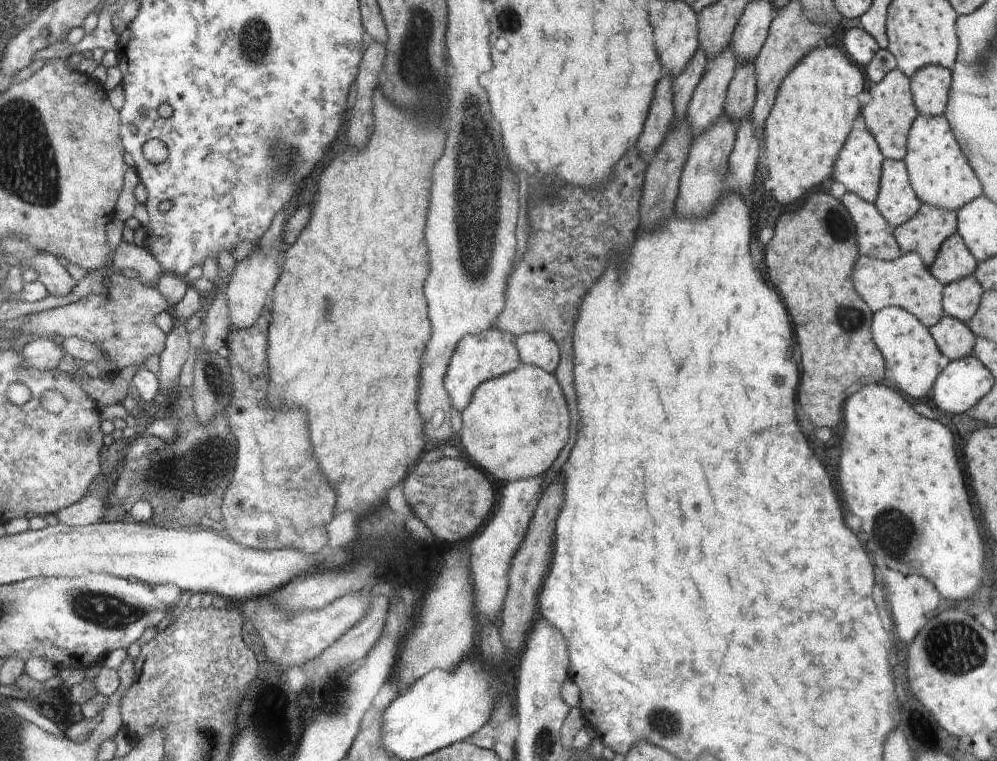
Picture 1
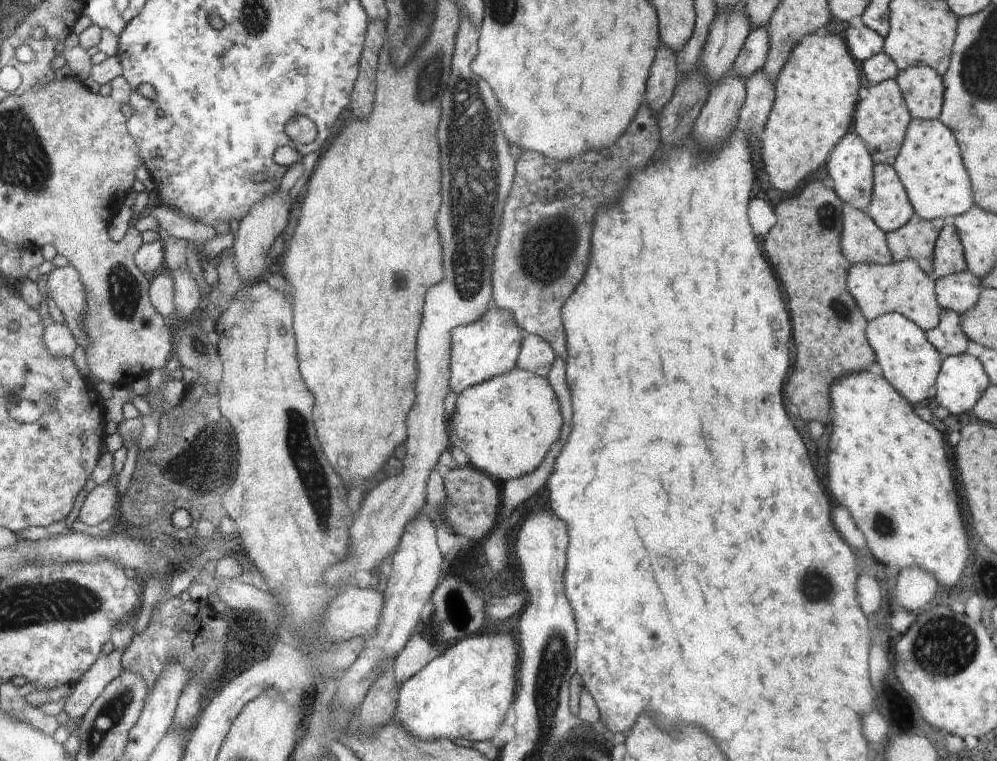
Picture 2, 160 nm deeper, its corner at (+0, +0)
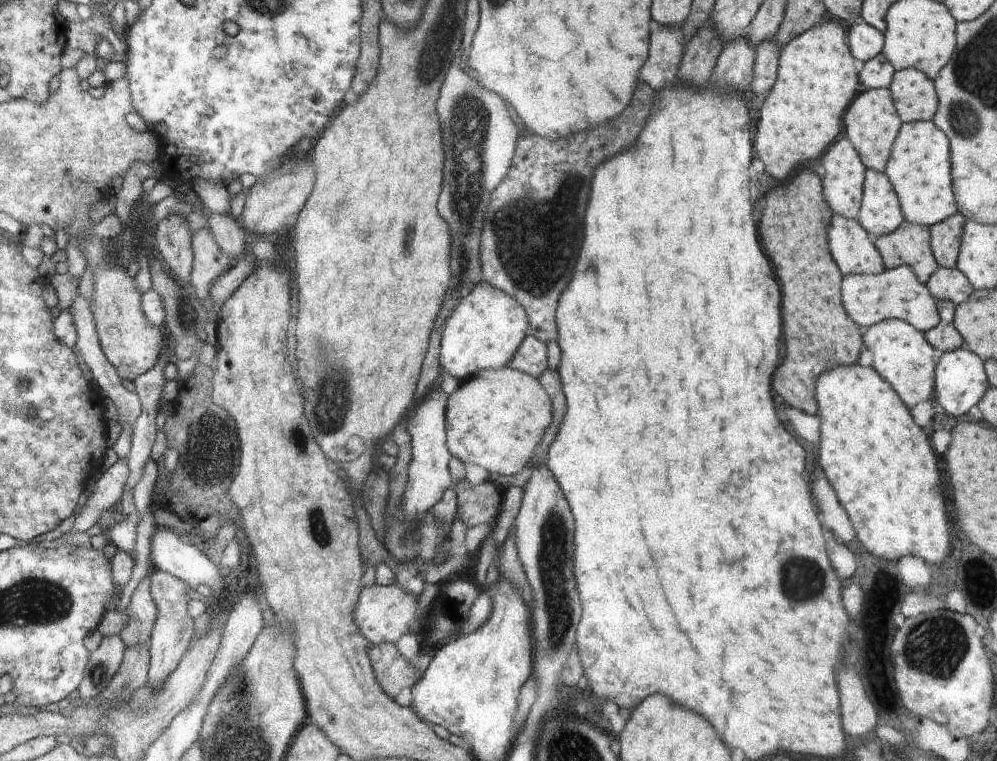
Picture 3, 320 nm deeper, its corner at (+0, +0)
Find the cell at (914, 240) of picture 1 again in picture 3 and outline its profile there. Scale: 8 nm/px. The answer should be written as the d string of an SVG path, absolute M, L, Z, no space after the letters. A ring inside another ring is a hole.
M904 219L893 233L878 237L875 246L886 269L908 265L922 284L926 284L938 268L928 225L915 225Z

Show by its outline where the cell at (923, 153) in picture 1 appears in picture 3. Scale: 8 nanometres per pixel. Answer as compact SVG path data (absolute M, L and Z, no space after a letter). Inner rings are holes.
M932 121L909 122L901 126L884 173L890 179L903 217L908 222L931 227L958 212L951 181L950 153L948 137Z

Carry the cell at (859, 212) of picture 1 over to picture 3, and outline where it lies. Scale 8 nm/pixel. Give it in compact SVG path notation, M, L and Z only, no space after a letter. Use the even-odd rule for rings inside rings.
M834 215L828 232L829 249L833 258L842 266L842 274L847 275L877 275L886 268L883 265L883 258L870 234L856 219L847 219L844 216Z

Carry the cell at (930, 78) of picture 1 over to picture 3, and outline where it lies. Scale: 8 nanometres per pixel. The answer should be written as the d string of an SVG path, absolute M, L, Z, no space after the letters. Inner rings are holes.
M908 67L895 71L889 89L903 124L932 120L938 106L937 94L933 80L921 70Z

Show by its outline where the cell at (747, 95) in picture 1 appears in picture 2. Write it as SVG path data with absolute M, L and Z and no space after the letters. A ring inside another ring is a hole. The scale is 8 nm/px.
M767 24L751 27L740 54L734 61L732 71L744 78L752 76L757 70L763 68L769 53L769 34Z

